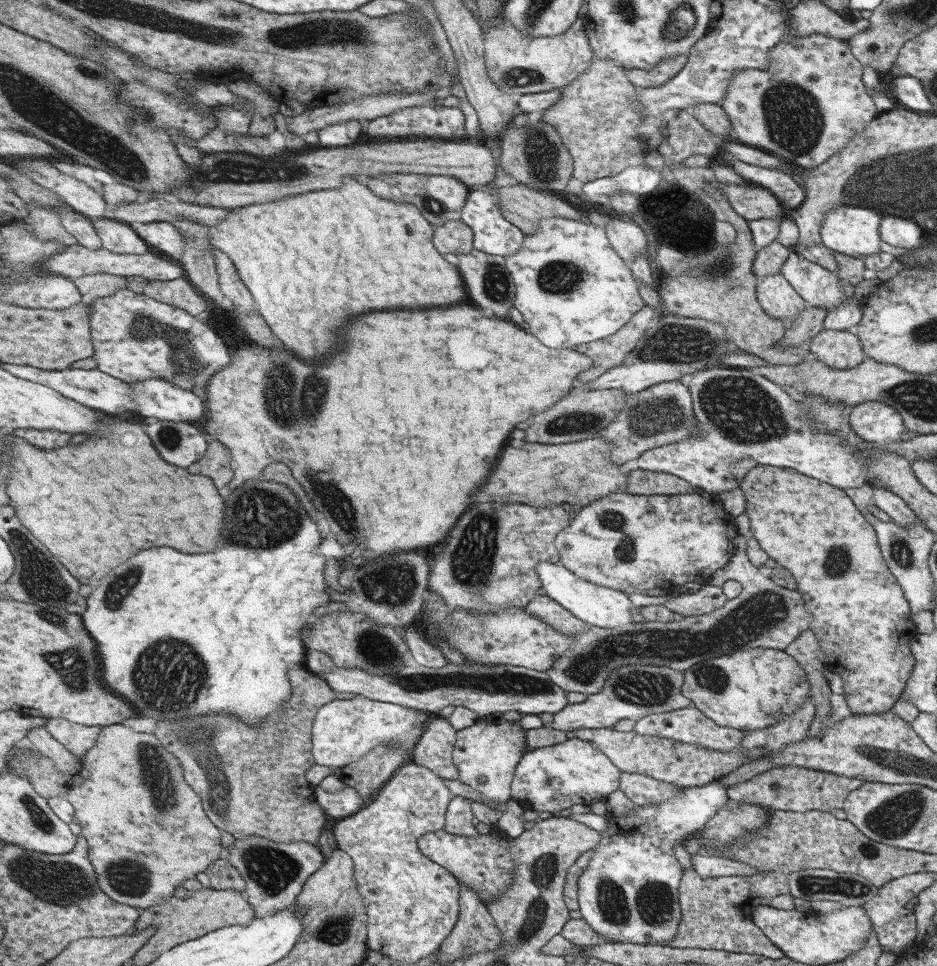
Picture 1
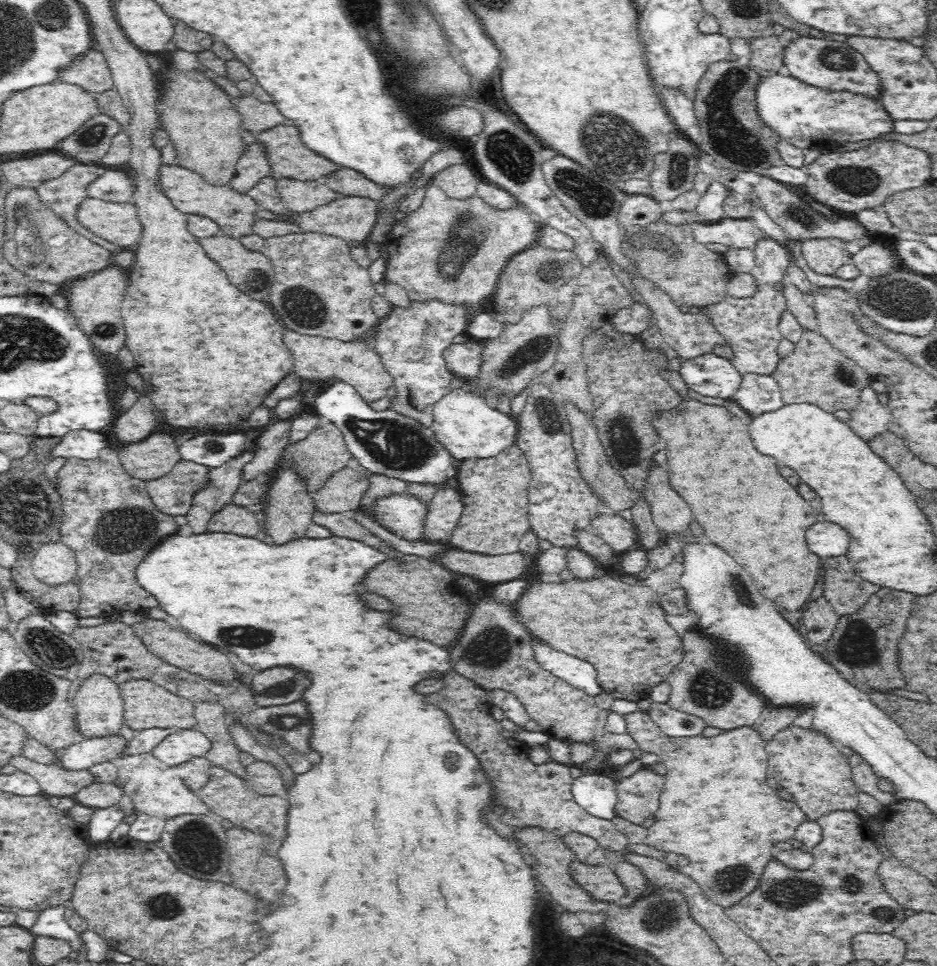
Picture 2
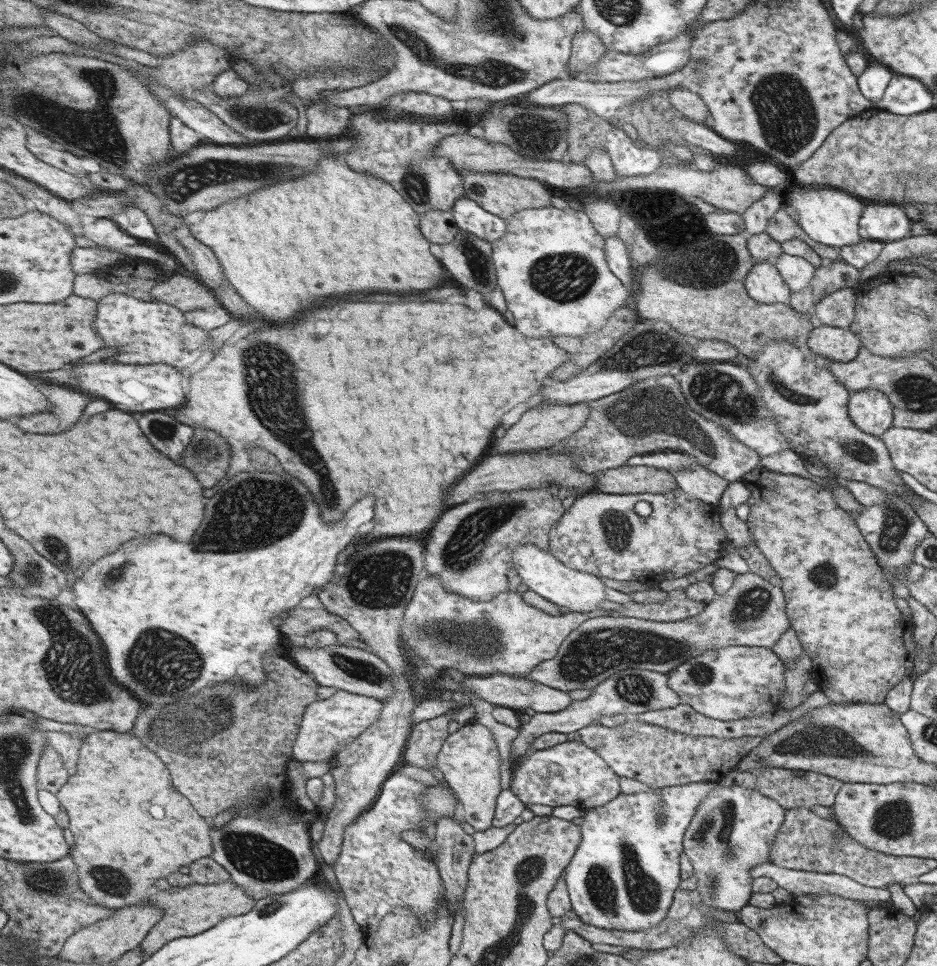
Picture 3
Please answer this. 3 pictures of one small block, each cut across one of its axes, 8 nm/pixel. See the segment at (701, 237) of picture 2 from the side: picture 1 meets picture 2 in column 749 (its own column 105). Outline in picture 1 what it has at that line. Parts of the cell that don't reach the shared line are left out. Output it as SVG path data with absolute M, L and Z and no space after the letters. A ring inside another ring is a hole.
M101 218L95 222L95 230L99 232L101 240L103 240L103 248L111 250L111 252L119 252L119 254L147 254L147 240L143 240L133 228L129 228L129 222L117 222L117 220L107 220Z

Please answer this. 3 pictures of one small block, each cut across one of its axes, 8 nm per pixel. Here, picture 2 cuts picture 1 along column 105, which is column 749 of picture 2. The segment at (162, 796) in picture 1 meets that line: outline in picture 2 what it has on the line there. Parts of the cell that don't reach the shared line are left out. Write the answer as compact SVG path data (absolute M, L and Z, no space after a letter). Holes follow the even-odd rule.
M640 710L626 714L624 720L628 734L640 744L640 750L660 756L662 764L668 768L664 776L666 784L660 796L660 806L654 816L656 822L648 828L644 844L668 854L674 852L686 856L690 864L684 872L700 886L700 890L704 890L704 896L724 910L734 906L758 886L762 864L774 858L770 852L772 844L786 840L794 842L796 828L802 824L802 820L808 820L808 816L804 816L794 802L782 800L776 790L768 786L768 764L764 750L768 742L764 742L752 728L738 728L714 738L670 738L660 732L648 712Z

